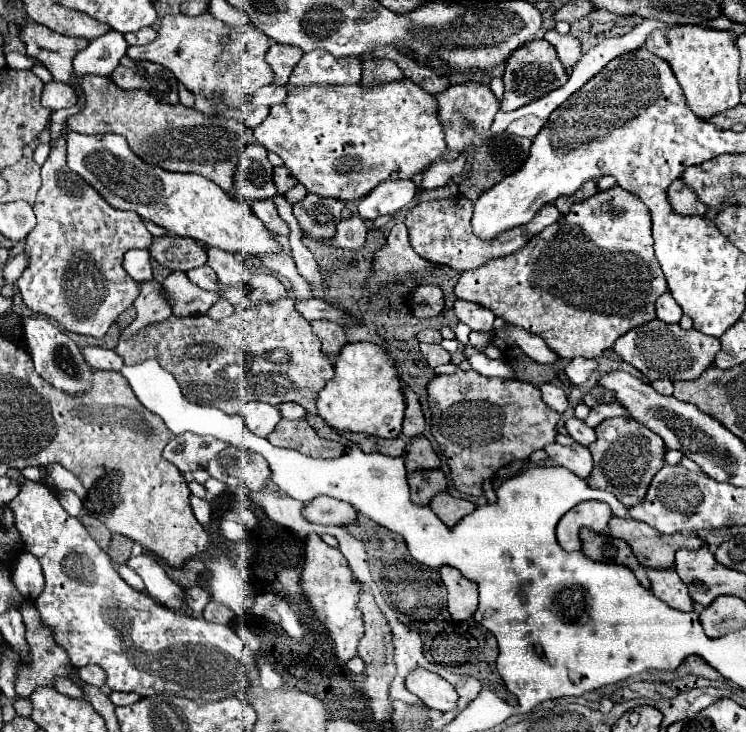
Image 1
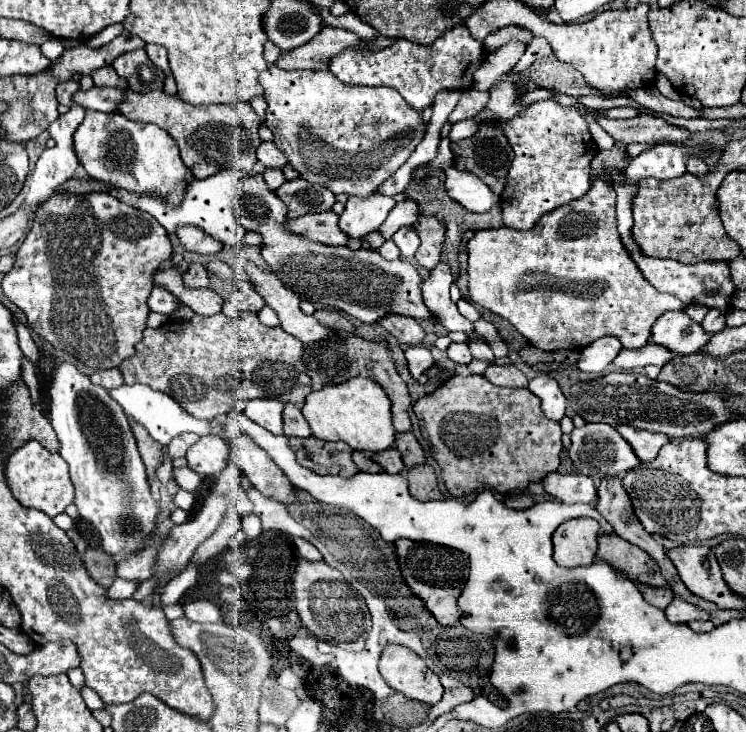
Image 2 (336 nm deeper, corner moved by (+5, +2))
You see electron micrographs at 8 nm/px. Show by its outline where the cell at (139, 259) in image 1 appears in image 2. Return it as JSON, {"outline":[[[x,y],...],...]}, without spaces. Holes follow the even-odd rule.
{"outline":[[[154,287],[154,289],[152,289],[150,299],[148,299],[150,311],[170,315],[170,313],[176,309],[176,305],[180,305],[180,301],[178,301],[176,297],[172,297],[164,287]]]}

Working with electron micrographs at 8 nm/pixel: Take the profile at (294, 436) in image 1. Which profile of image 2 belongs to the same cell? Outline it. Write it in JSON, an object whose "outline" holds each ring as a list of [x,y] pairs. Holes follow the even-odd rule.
{"outline":[[[294,437],[290,439],[290,447],[294,449],[300,465],[310,467],[320,475],[352,477],[358,471],[358,467],[352,461],[352,449],[342,441],[326,443],[316,437],[308,439]]]}

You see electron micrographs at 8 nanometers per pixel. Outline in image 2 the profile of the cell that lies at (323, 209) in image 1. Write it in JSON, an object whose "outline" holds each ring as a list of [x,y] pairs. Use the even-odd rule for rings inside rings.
{"outline":[[[298,177],[292,181],[286,181],[282,187],[276,189],[276,195],[288,205],[288,217],[296,219],[306,213],[318,213],[328,211],[334,205],[334,193],[326,187],[308,183],[306,179]]]}

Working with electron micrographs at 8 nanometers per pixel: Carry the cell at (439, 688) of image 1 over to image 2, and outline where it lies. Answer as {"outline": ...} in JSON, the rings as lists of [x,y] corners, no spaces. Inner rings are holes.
{"outline":[[[386,645],[378,669],[384,681],[408,699],[416,699],[426,705],[436,705],[442,699],[444,689],[438,675],[426,667],[422,657],[404,645]]]}

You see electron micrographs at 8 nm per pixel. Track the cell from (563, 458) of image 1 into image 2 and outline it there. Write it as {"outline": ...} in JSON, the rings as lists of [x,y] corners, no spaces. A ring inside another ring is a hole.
{"outline":[[[550,473],[542,485],[552,499],[564,503],[594,503],[598,497],[596,483],[580,473]]]}

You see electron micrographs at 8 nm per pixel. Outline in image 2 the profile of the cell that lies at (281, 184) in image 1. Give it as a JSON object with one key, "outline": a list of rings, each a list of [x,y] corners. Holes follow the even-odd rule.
{"outline":[[[272,141],[262,143],[262,145],[258,147],[256,155],[258,155],[258,161],[260,161],[264,167],[282,169],[282,167],[288,163],[288,161],[286,161],[286,157],[284,157],[284,153],[282,153],[282,151],[272,143]]]}

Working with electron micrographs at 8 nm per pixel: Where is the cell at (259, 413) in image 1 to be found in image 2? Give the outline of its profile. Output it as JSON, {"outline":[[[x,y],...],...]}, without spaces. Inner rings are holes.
{"outline":[[[252,399],[246,403],[246,415],[274,435],[282,433],[282,409],[284,403],[276,399]]]}

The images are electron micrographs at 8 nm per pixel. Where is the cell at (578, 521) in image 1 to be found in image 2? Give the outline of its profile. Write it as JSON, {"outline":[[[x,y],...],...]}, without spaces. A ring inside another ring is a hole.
{"outline":[[[570,519],[562,523],[554,533],[554,561],[560,567],[584,567],[594,563],[598,521],[594,519]]]}

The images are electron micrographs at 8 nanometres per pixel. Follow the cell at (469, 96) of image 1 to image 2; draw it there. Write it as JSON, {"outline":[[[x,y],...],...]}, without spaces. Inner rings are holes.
{"outline":[[[474,89],[462,91],[460,101],[458,101],[456,109],[450,113],[448,119],[452,123],[462,121],[462,119],[472,119],[472,117],[476,117],[484,109],[486,103],[488,103],[488,93],[486,91],[484,93],[482,91],[474,91]]]}

